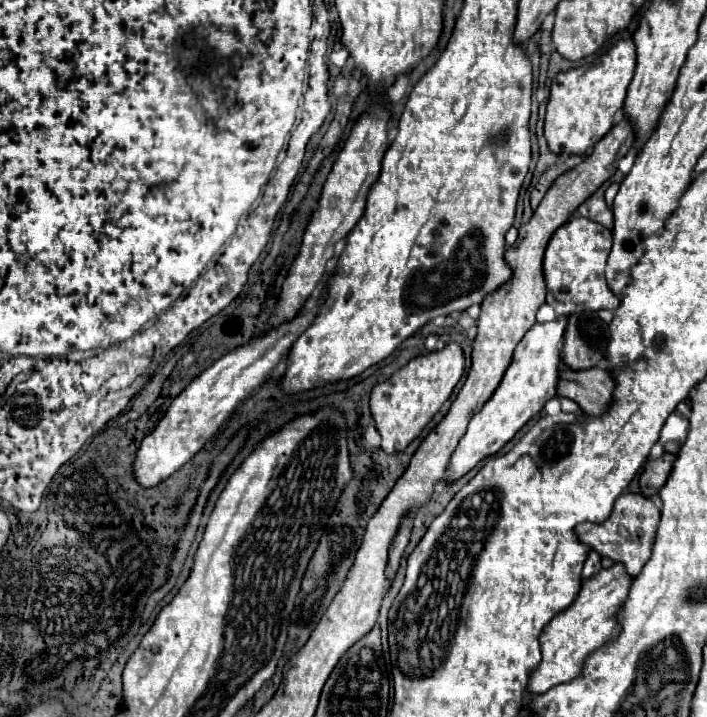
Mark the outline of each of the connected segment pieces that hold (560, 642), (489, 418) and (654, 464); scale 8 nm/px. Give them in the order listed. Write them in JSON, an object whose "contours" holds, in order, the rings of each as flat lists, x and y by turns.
{"contours":[[[614,565,610,569,602,569,594,577,582,581,582,587,572,601,570,607,566,607,562,613,558,613,546,627,540,637,542,647,542,661,540,665,530,673,526,691,532,695,542,695,548,689,566,683,578,675,578,669,582,669,582,661,586,653,592,653,602,645,602,641,610,641,614,633,618,633,618,609,622,607,622,601,626,601,626,593,630,591,630,575,622,565]],[[566,319,536,323,514,349,514,359,506,369,498,389,484,403,484,407,470,419,466,435,460,439,452,459,448,463,448,475,444,479,446,485,464,477,470,469,474,469,482,459,496,455,534,415,538,415,548,399,556,395,558,371,560,371,560,349,562,335,566,329]],[[662,453,658,459,650,459,640,475,640,489,646,497,652,497,658,493,658,489,664,485,664,481,668,479,670,471,672,471,672,463,674,463,674,455,672,453]]]}

